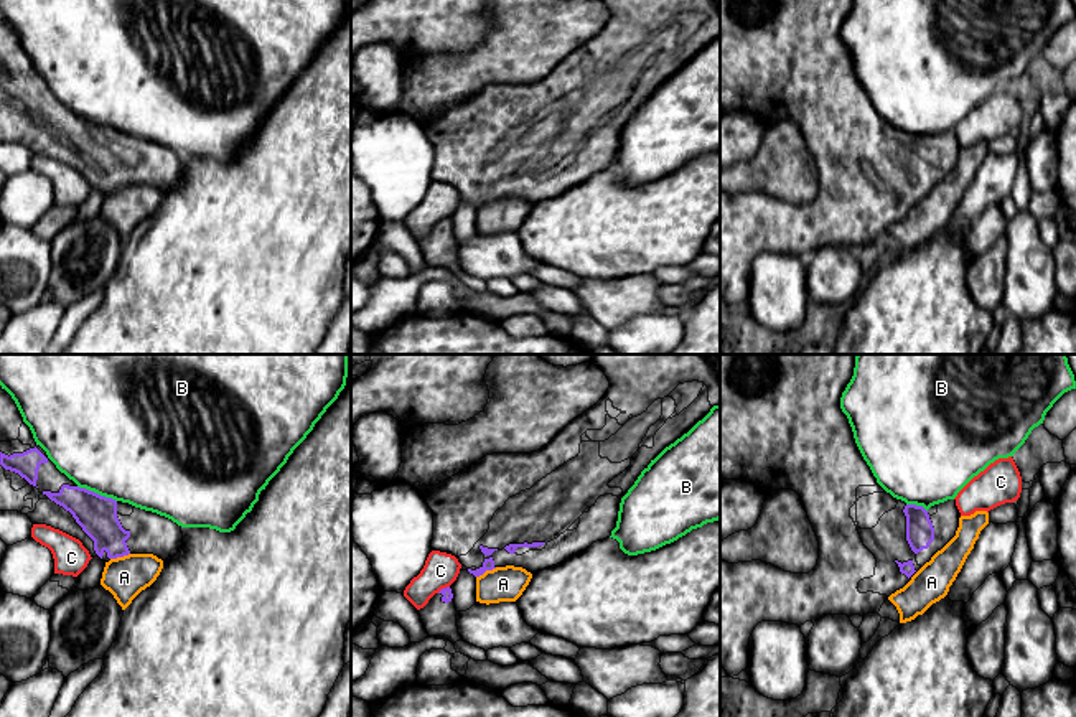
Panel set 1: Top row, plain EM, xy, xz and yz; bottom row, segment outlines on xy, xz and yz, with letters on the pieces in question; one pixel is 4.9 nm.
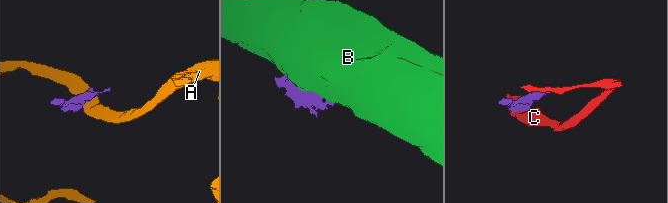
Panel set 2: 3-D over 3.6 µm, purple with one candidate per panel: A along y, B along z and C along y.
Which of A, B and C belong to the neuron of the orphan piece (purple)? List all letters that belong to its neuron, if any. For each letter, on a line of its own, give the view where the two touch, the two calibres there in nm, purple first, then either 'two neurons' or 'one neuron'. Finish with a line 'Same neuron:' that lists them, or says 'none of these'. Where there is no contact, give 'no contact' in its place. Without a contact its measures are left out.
A: contact in xz; calibres 60 and 180 nm; two neurons
B: contact in xy; calibres 190 and 500 nm; two neurons
C: contact in xz; calibres 50 and 170 nm; two neurons
Same neuron: none of these

